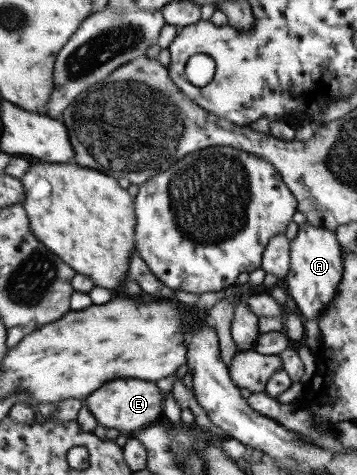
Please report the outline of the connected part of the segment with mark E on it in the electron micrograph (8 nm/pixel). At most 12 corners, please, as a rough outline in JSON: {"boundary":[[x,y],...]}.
{"boundary":[[115,380],[91,394],[101,426],[126,433],[167,416],[155,382]]}

